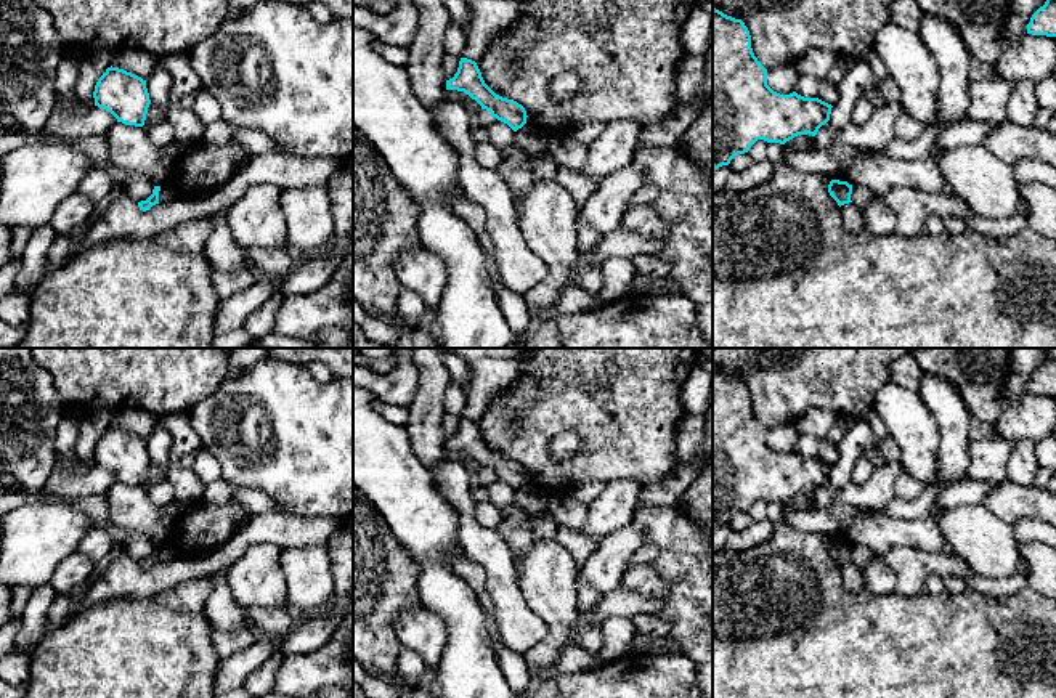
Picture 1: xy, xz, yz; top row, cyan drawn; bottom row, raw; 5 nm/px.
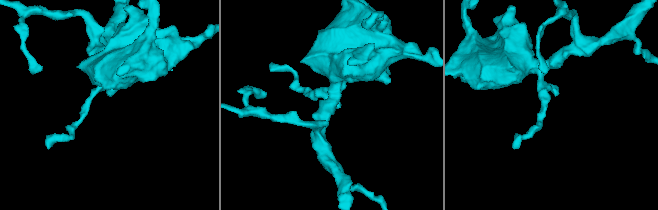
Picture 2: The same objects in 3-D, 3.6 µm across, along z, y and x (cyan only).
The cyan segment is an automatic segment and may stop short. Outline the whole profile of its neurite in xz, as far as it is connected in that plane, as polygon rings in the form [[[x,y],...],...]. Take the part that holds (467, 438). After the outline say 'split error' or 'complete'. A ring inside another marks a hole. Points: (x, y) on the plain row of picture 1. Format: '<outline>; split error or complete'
[[[461,417],[457,432],[446,440],[446,449],[457,449],[475,459],[491,477],[507,483],[514,491],[526,483],[526,470],[514,459],[496,454],[483,440],[475,420]]]; complete

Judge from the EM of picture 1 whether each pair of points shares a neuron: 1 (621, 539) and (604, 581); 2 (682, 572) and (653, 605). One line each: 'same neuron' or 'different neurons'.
1: same neuron
2: different neurons

